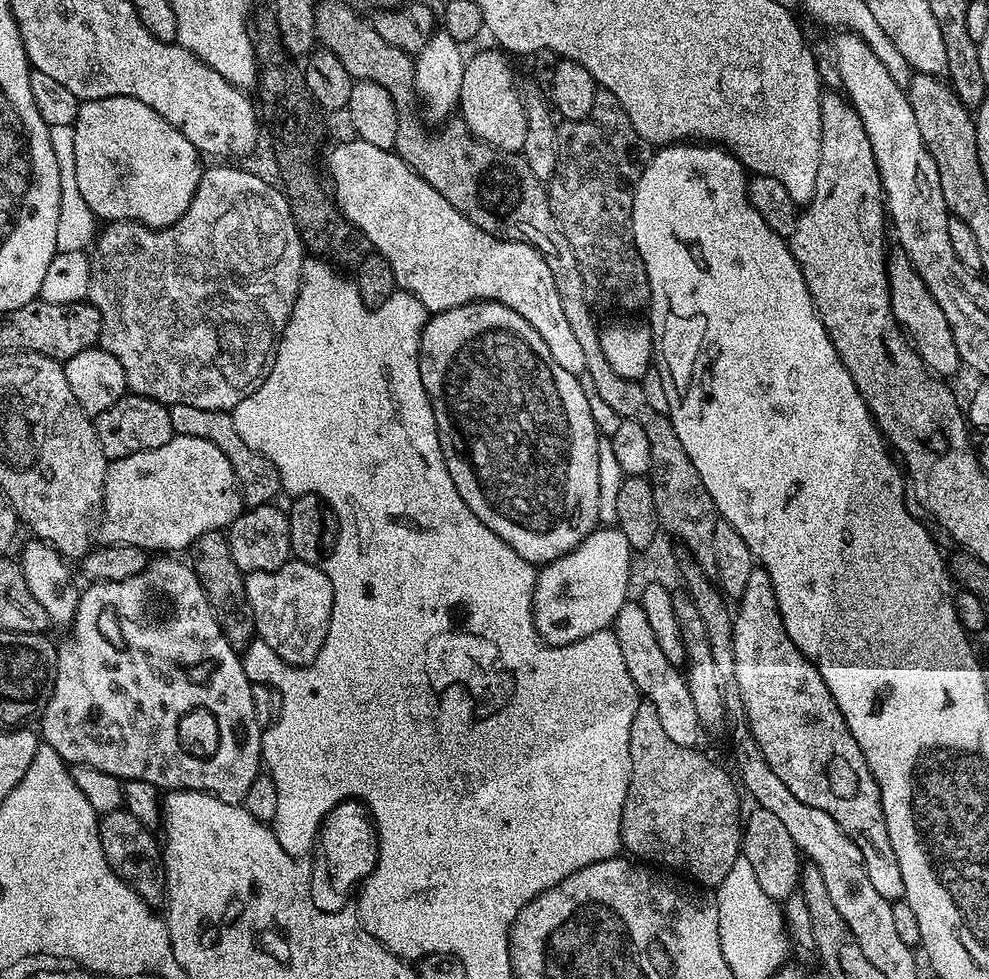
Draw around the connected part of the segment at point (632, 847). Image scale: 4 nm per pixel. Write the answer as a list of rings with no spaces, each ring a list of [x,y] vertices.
[[[666,734],[664,740],[666,743],[660,744],[658,738],[642,738],[640,749],[632,757],[630,786],[622,806],[620,843],[625,853],[649,865],[676,874],[685,872],[689,881],[705,889],[715,890],[726,874],[734,870],[734,862],[742,854],[741,789],[730,772],[728,777],[727,770],[719,768],[706,753],[700,752],[699,747],[678,746],[678,742],[672,741]]]

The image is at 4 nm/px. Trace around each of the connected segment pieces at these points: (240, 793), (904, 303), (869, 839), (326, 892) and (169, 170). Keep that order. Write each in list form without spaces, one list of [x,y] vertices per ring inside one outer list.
[[[152,558],[134,578],[126,578],[117,584],[92,582],[87,587],[80,593],[76,617],[70,625],[72,640],[66,641],[64,645],[61,643],[56,650],[58,666],[54,694],[42,713],[43,743],[69,765],[94,767],[95,770],[115,776],[121,782],[141,780],[150,782],[157,790],[189,788],[195,792],[210,794],[222,802],[243,805],[246,790],[250,790],[250,782],[254,782],[254,778],[262,772],[262,727],[255,716],[254,700],[251,698],[253,684],[246,678],[243,659],[238,655],[237,649],[226,642],[196,573],[185,561],[183,564],[180,558]]]
[[[899,250],[889,251],[886,256],[888,265],[888,293],[892,313],[899,324],[901,332],[908,337],[911,345],[928,367],[929,372],[941,377],[949,378],[962,368],[958,349],[954,346],[950,322],[946,322],[946,314],[942,314],[942,306],[934,302],[934,294],[926,290],[926,282],[918,278],[918,270],[906,258],[906,254]]]
[[[753,567],[750,582],[746,582],[746,590],[740,596],[738,607],[740,609],[735,609],[732,622],[736,681],[748,715],[748,728],[754,742],[758,742],[758,750],[762,750],[770,770],[774,770],[774,774],[782,778],[783,784],[794,793],[798,802],[815,806],[818,810],[826,810],[826,814],[830,814],[830,818],[834,818],[838,826],[842,826],[854,846],[862,850],[864,865],[870,874],[870,882],[874,882],[874,890],[878,890],[878,894],[882,894],[882,898],[887,900],[903,900],[902,869],[898,866],[898,854],[894,854],[894,846],[890,846],[890,834],[886,830],[878,782],[854,734],[850,734],[842,710],[838,710],[838,702],[834,702],[826,682],[822,682],[822,674],[818,674],[815,666],[800,653],[798,646],[790,642],[790,634],[786,634],[786,626],[774,598],[770,574],[766,574],[764,568]]]
[[[345,802],[332,809],[332,811],[325,816],[324,822],[320,826],[320,835],[314,849],[314,857],[316,856],[316,861],[313,862],[312,868],[310,864],[310,887],[312,890],[312,901],[314,902],[314,906],[318,906],[318,910],[322,910],[323,912],[343,912],[349,907],[348,899],[350,899],[351,896],[353,899],[354,893],[361,887],[361,885],[363,885],[369,874],[371,874],[376,868],[376,857],[379,855],[379,844],[380,838],[376,834],[374,821],[368,811],[367,804],[363,802]]]
[[[119,96],[118,98],[85,100],[81,103],[76,115],[76,122],[72,128],[74,132],[74,175],[78,178],[78,191],[96,218],[104,222],[133,220],[139,224],[145,224],[147,228],[168,228],[174,222],[178,222],[178,218],[182,218],[182,214],[186,214],[186,210],[194,198],[194,190],[198,190],[202,171],[202,163],[200,164],[202,154],[178,129],[170,126],[170,122],[166,122],[166,118],[162,118],[162,114],[154,114],[154,110],[150,110],[150,106],[146,106],[146,102],[138,102],[138,98],[122,98]]]

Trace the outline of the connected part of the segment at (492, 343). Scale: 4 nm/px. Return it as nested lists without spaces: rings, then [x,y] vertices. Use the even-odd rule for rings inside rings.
[[[475,300],[469,304],[458,306],[454,310],[437,312],[429,315],[422,330],[420,339],[420,373],[422,386],[426,386],[426,394],[430,398],[430,406],[434,410],[434,422],[438,426],[438,442],[442,446],[442,454],[446,466],[450,470],[450,478],[454,478],[454,486],[458,486],[458,494],[462,494],[462,502],[474,510],[474,514],[502,542],[522,554],[526,562],[543,566],[552,560],[562,558],[570,550],[574,550],[598,526],[598,442],[602,439],[597,431],[594,418],[591,417],[590,405],[579,386],[579,378],[570,374],[570,370],[562,370],[558,362],[550,355],[546,342],[542,342],[542,334],[522,318],[522,314],[514,314],[508,306],[502,306],[493,300]]]

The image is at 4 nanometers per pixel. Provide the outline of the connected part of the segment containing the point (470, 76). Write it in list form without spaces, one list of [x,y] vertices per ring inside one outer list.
[[[492,48],[465,59],[458,112],[467,128],[482,142],[503,152],[523,153],[526,142],[524,97],[512,73],[512,64],[508,61],[511,59],[503,51]]]

